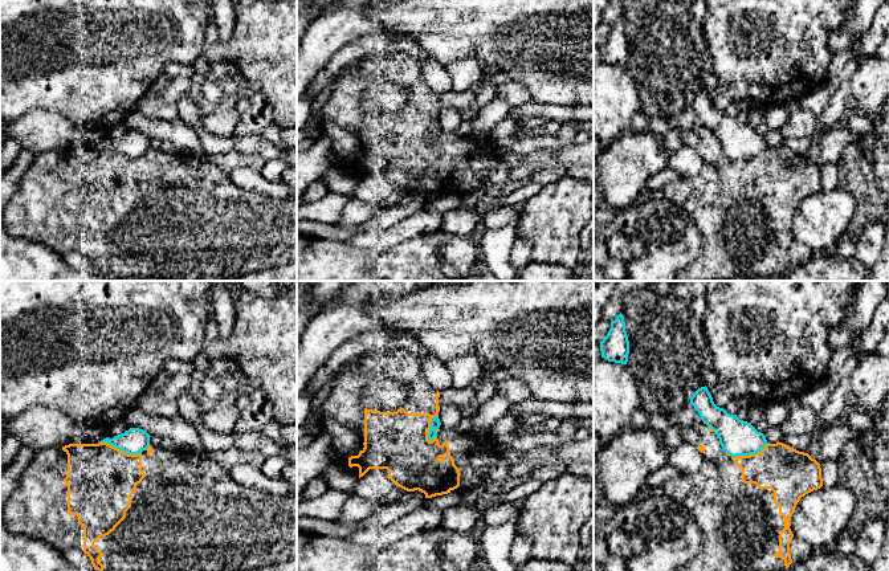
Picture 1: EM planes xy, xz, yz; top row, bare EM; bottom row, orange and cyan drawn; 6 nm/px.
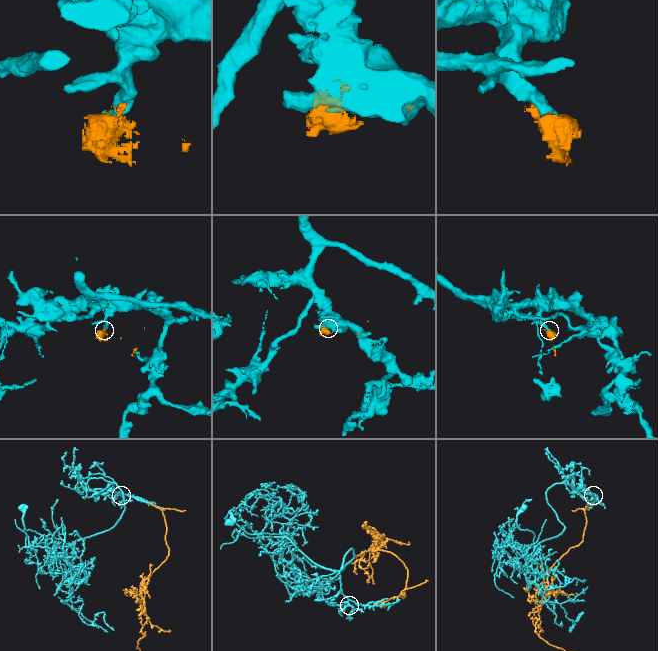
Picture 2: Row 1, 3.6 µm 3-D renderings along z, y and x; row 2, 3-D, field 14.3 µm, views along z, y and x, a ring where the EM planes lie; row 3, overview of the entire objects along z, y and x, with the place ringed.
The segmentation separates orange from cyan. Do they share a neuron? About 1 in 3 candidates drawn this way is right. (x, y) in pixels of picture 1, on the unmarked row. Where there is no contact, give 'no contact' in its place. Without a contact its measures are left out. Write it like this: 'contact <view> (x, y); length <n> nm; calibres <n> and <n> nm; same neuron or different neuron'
contact yz (747, 159); length 280 nm; calibres 280 and 220 nm; different neuron

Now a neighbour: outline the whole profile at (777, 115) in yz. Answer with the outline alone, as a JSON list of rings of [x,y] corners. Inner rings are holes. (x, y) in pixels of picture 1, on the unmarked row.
[[[791,99],[782,103],[774,103],[764,111],[764,118],[770,130],[780,130],[790,115],[799,109],[799,99]]]

